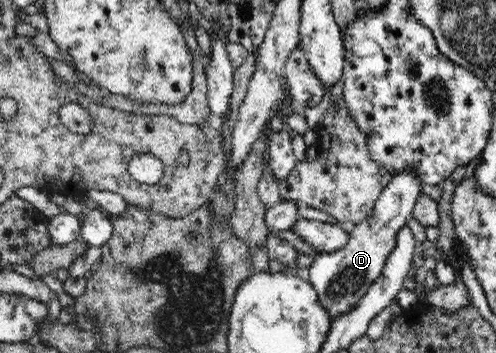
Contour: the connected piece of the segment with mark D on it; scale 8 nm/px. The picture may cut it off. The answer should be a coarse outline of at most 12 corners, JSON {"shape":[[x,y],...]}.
{"shape":[[394,175],[348,242],[318,252],[310,284],[333,319],[382,275],[397,232],[427,192]]}

